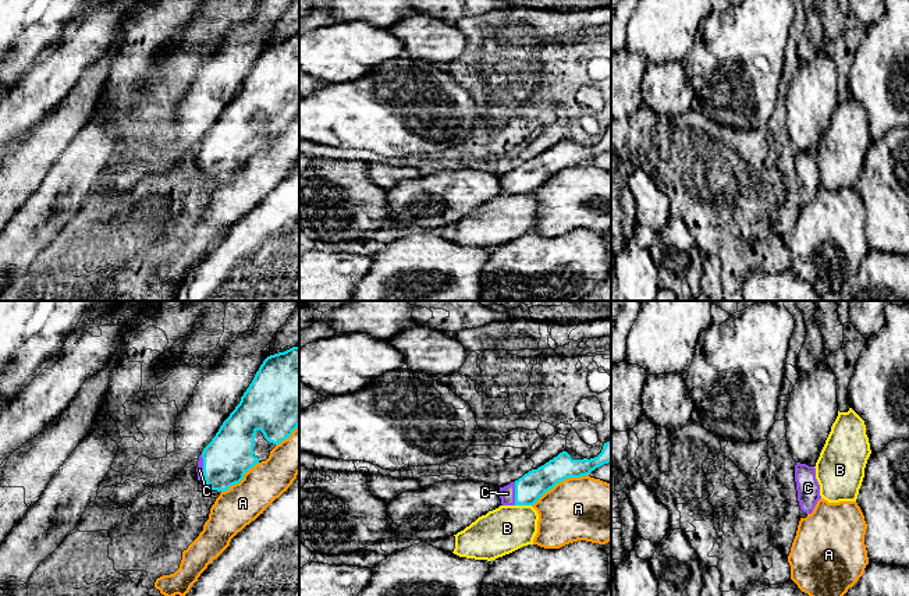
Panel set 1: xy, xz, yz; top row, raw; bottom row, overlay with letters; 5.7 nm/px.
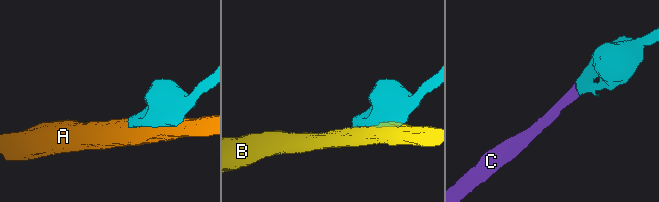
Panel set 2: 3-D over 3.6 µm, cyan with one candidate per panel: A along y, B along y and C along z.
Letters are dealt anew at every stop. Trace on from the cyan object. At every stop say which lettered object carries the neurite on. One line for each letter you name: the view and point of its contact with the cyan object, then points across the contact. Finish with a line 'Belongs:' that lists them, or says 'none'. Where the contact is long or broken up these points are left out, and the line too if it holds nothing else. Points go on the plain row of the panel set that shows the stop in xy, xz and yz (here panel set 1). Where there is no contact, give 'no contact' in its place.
C: contact xy (203, 156); way xy (230, 142), (217, 155), (203, 156), (199, 158)
Belongs: C

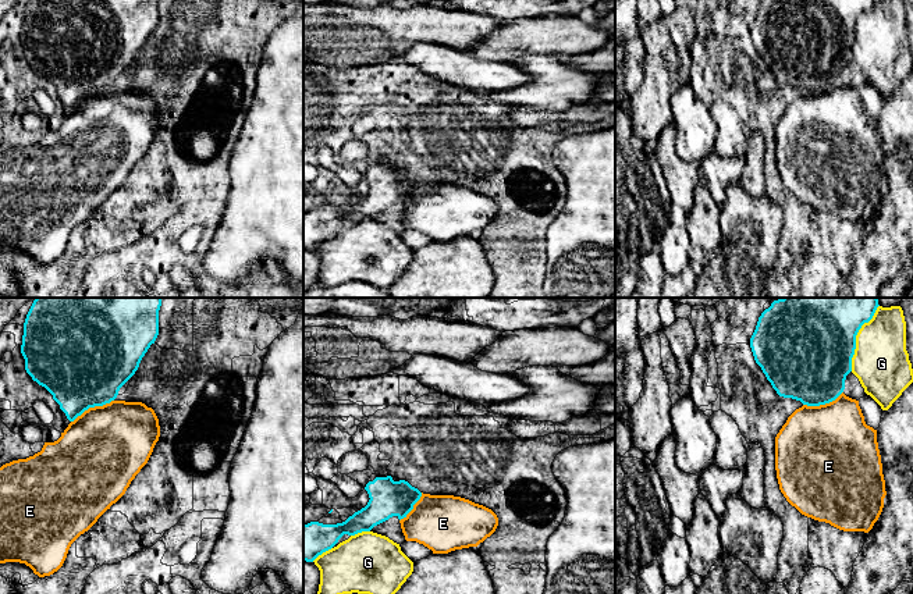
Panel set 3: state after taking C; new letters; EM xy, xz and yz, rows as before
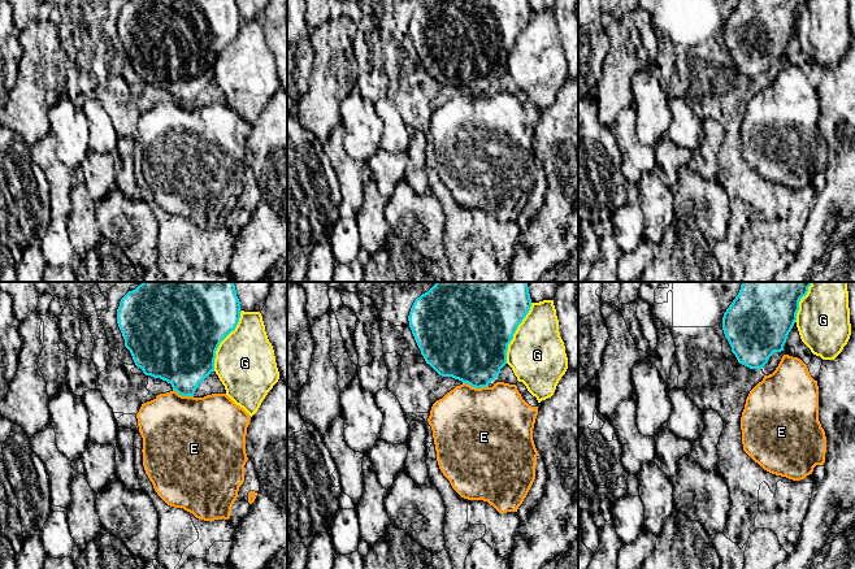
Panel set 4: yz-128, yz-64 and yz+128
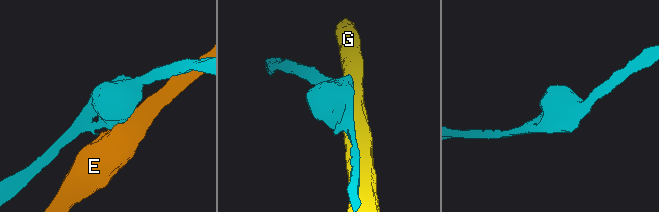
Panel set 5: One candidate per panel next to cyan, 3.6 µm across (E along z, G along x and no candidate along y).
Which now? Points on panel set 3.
E: contact xy (92, 95)
Belongs: E

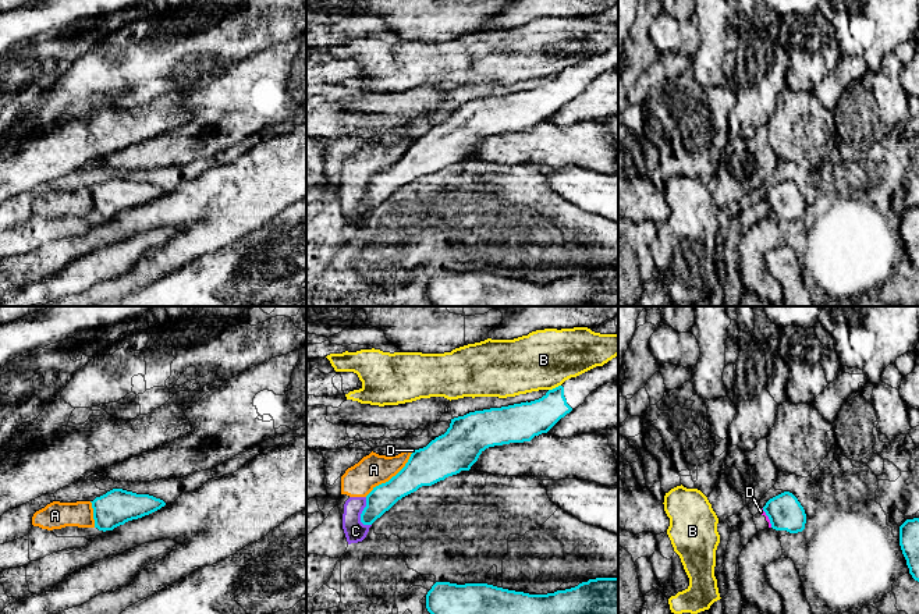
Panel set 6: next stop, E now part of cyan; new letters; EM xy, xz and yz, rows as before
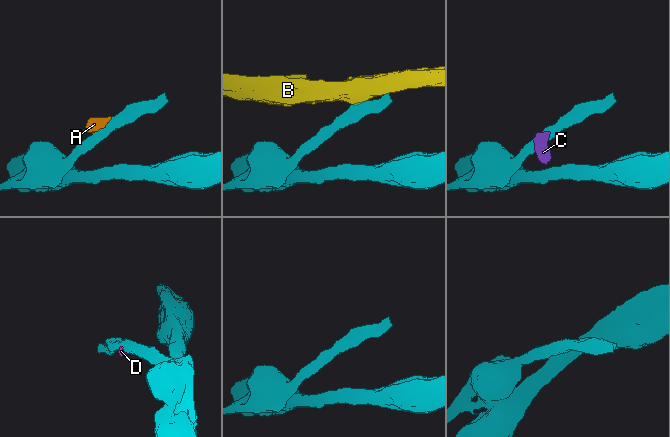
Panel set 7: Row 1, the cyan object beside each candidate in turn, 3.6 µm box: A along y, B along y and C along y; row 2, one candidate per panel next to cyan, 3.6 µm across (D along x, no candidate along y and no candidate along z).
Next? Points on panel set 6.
Belongs: none

